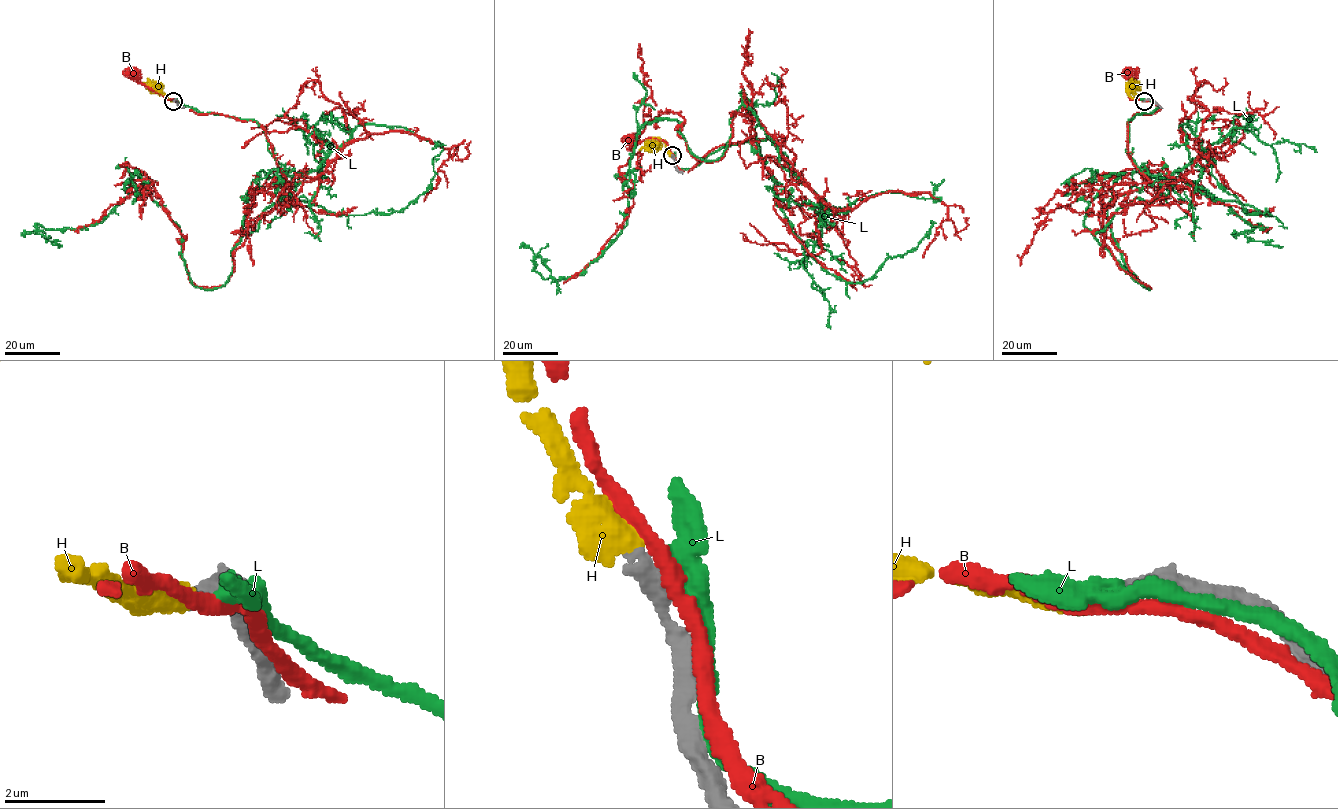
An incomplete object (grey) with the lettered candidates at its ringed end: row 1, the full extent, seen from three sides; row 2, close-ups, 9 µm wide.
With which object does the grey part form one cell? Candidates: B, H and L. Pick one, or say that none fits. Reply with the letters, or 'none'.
H

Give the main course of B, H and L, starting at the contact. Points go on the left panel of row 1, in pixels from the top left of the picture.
B: (175, 100), (148, 88), (136, 75)
H: (173, 101), (154, 86)
L: (175, 99), (255, 120), (305, 173), (225, 284), (197, 288), (136, 172), (102, 221), (38, 224), (58, 247)

